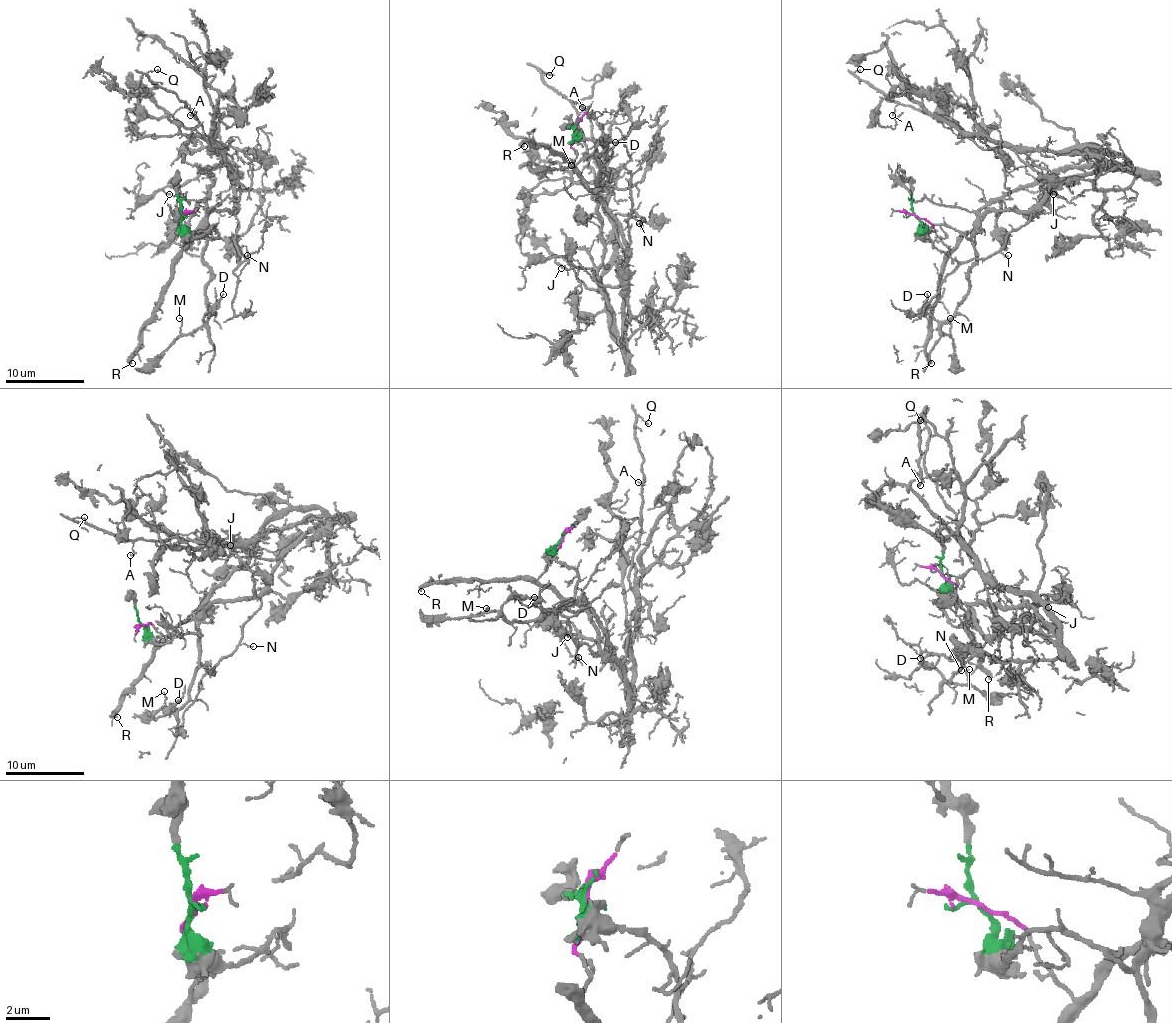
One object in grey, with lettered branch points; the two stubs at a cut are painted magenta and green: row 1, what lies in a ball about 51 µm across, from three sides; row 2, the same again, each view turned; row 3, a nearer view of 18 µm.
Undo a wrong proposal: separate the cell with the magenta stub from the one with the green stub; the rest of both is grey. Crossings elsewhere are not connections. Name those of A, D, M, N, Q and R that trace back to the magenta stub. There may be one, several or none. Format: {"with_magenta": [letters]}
{"with_magenta": ["A", "N", "Q", "R"]}

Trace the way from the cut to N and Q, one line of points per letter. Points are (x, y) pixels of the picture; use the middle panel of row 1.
N: (575, 130), (573, 168), (619, 225), (627, 245), (627, 221), (631, 215), (639, 223)
Q: (575, 130), (573, 168), (619, 225), (625, 272), (627, 259), (587, 162), (575, 107), (540, 69), (550, 75)

